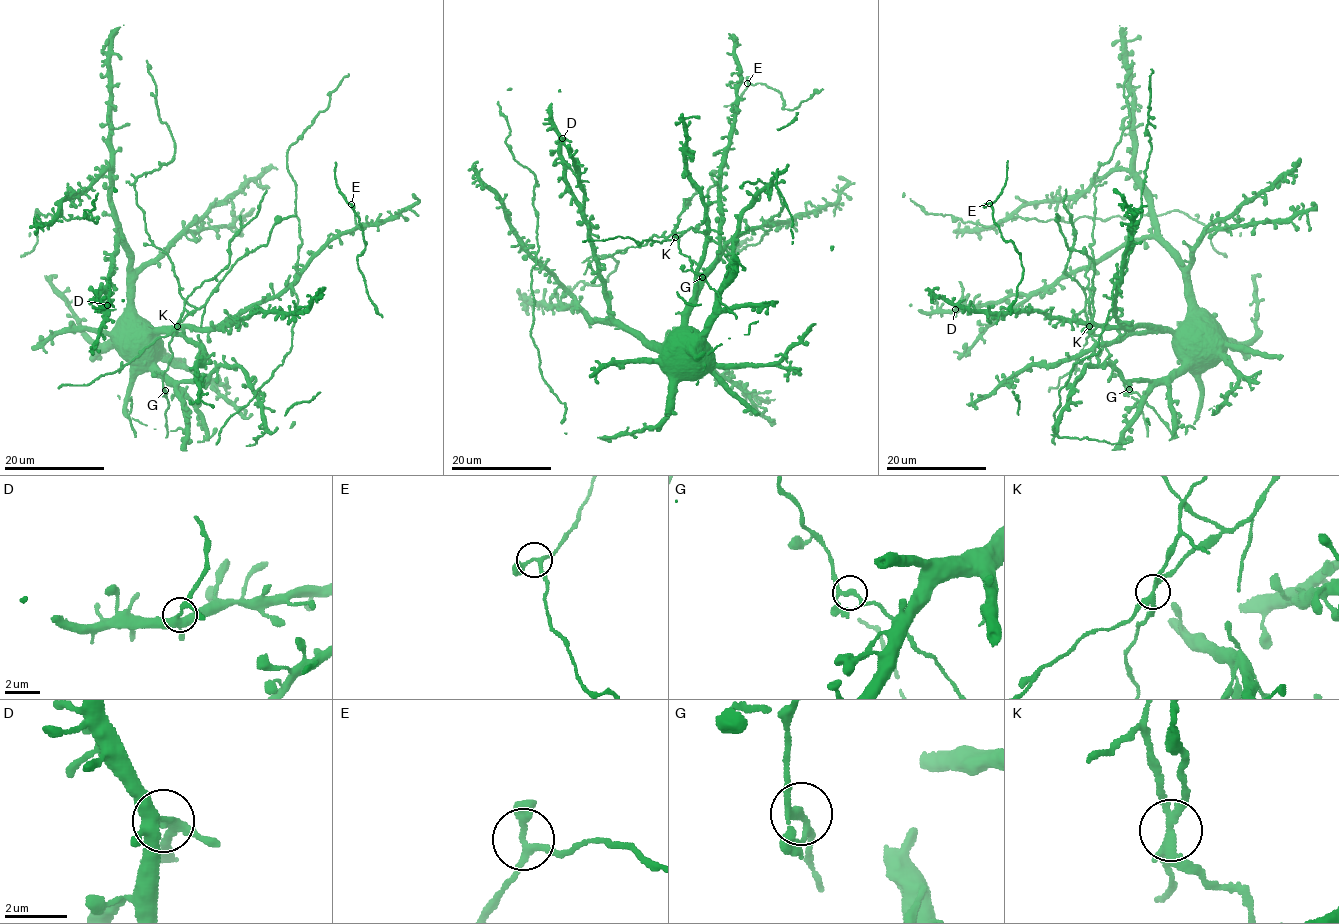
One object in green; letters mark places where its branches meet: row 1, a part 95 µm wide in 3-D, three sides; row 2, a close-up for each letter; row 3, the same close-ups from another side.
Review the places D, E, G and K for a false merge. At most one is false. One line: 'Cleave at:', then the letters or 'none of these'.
Cleave at: K

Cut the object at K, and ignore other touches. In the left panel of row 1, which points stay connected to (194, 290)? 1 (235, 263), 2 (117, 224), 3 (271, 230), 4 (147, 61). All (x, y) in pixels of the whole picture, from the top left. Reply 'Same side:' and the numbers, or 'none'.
Same side: 2

